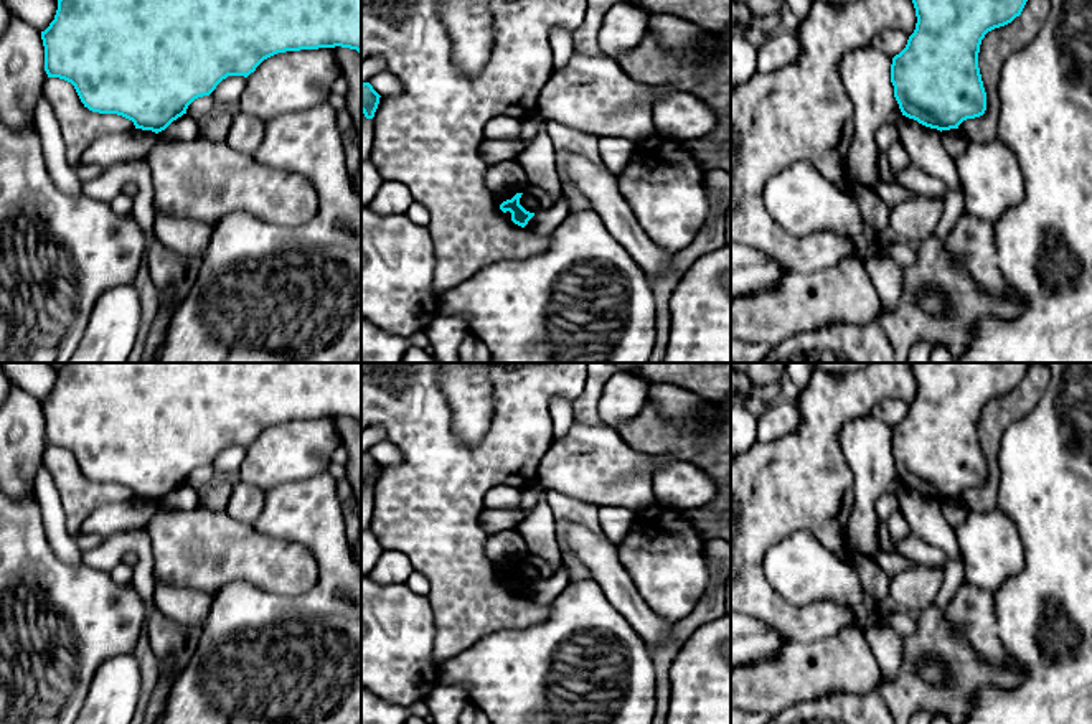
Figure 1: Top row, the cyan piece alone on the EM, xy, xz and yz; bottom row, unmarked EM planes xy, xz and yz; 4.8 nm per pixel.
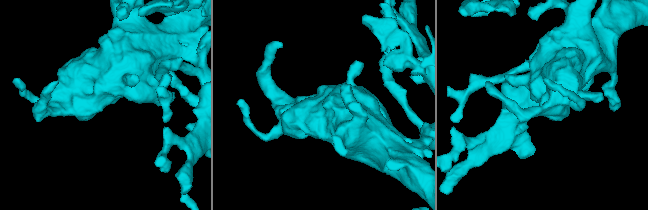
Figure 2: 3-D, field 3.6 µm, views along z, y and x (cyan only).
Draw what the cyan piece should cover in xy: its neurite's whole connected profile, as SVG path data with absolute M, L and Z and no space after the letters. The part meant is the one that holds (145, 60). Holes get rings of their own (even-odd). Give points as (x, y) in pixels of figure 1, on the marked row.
M58 0L54 20L41 31L41 40L48 78L71 82L84 107L99 114L122 115L132 120L135 129L158 134L186 114L195 99L209 96L223 79L247 78L264 59L277 53L341 46L361 54L361 0Z

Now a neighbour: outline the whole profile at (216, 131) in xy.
M223 112L211 122L208 122L205 127L200 125L198 137L213 140L216 143L226 142L226 135L229 132L231 124L233 117Z

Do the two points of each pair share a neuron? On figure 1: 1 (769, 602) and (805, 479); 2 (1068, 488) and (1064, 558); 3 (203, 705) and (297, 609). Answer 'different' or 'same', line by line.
1: same
2: same
3: same

